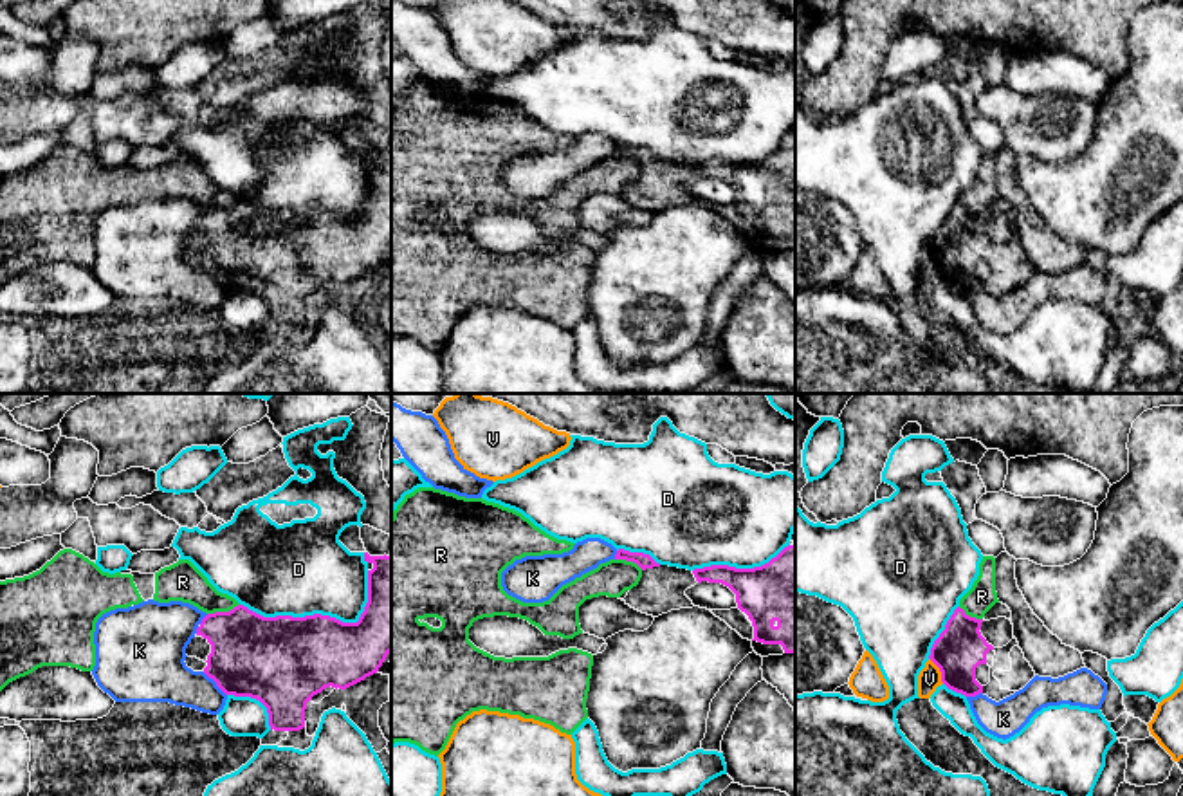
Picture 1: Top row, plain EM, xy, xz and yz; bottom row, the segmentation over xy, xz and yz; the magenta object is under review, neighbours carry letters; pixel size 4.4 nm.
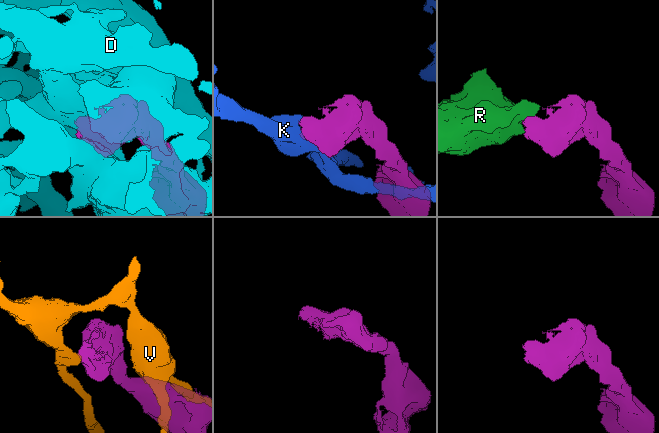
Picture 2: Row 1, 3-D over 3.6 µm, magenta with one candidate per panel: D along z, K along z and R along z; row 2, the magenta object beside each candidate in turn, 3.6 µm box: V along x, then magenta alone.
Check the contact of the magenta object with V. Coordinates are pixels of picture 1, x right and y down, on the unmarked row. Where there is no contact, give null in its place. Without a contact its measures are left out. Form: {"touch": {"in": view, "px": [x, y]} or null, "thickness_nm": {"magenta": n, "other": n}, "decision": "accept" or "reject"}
{"touch": {"in": "yz", "px": [940, 266]}, "thickness_nm": {"magenta": 220, "other": 100}, "decision": "reject"}

